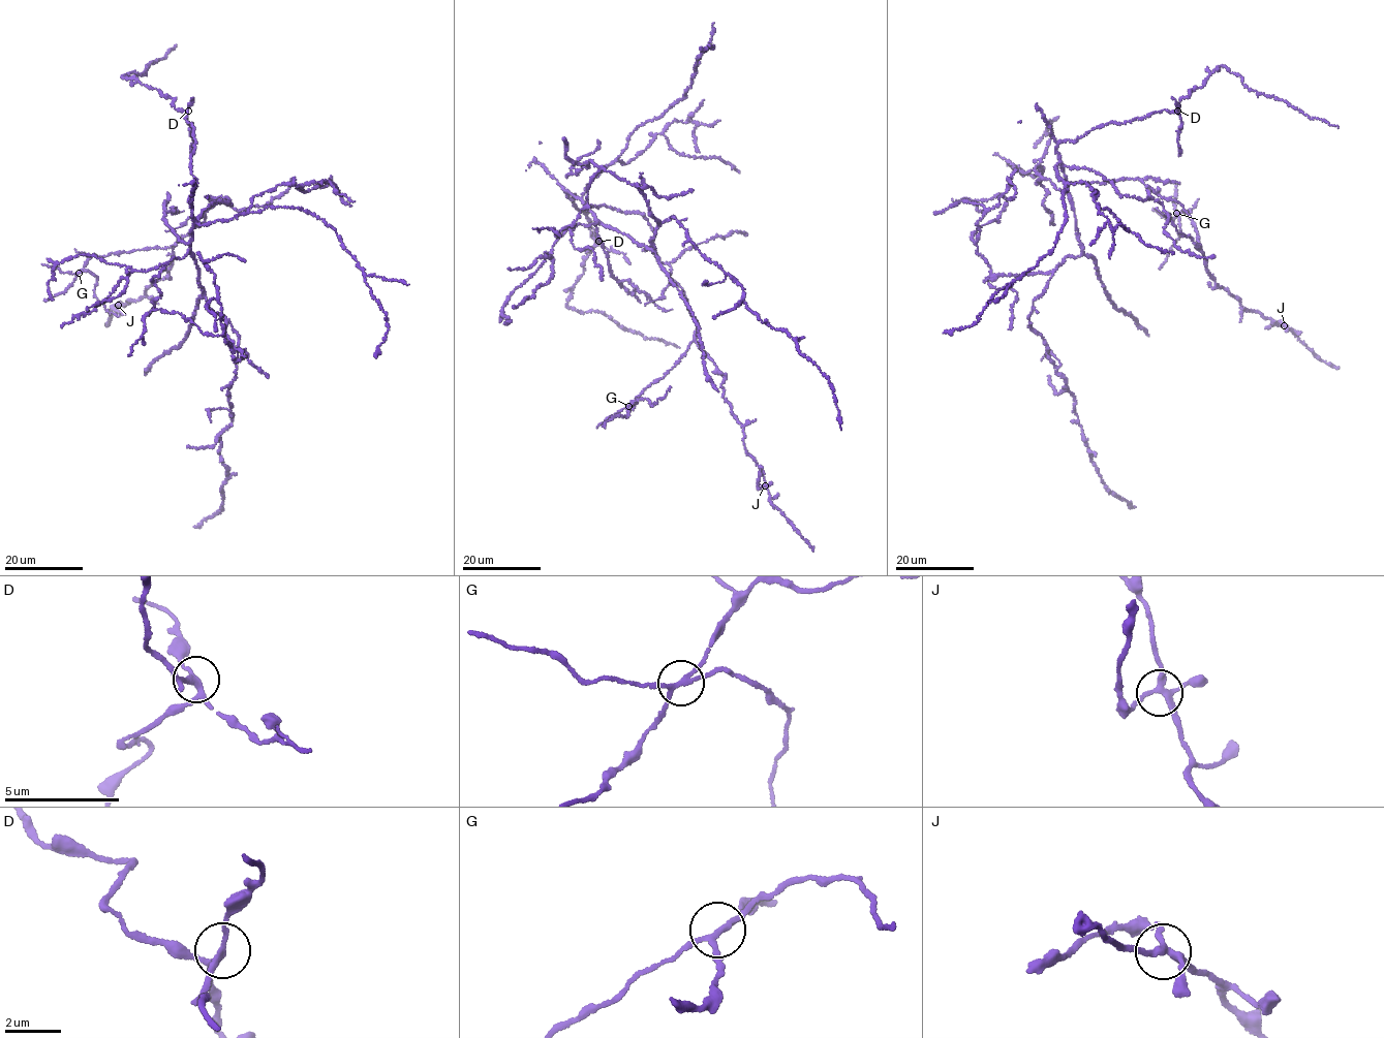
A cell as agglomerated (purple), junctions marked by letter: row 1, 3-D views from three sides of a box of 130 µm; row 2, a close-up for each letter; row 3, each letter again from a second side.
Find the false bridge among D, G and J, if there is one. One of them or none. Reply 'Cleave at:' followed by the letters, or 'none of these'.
Cleave at: G

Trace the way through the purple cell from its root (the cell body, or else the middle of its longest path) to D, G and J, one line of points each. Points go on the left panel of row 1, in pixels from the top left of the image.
D: (191, 229), (193, 217), (188, 201), (196, 182), (189, 166), (195, 140), (191, 125), (185, 120), (188, 111)
G: (191, 229), (205, 209), (229, 199), (209, 200), (213, 206), (204, 222), (172, 246), (93, 255), (80, 273)
J: (191, 229), (205, 209), (229, 199), (209, 200), (204, 222), (174, 246), (167, 276), (118, 305)

